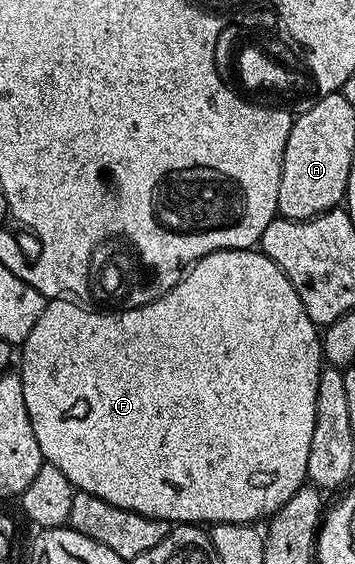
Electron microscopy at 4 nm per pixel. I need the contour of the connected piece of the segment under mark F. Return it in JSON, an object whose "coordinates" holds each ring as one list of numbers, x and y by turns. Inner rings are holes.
{"coordinates":[[255,248,214,251,195,262,170,292,142,305,112,311,116,313,95,313,80,305,83,304,72,299,49,300,42,315,38,315,38,323,34,323,34,331,26,335,18,353,18,376,22,383,22,396,26,398,26,411,30,415,30,427,34,427,34,439,38,439,45,462,58,467,58,471,70,479,73,489,98,495,98,499,106,499,106,503,114,503,114,507,122,507,138,515,169,523,199,523,211,527,222,523,250,525,260,523,260,520,263,522,277,513,294,491,305,488,322,368,322,333,310,315,306,315,306,307,302,307,302,299,298,299,298,291,294,291,284,270,279,269,265,253]]}

